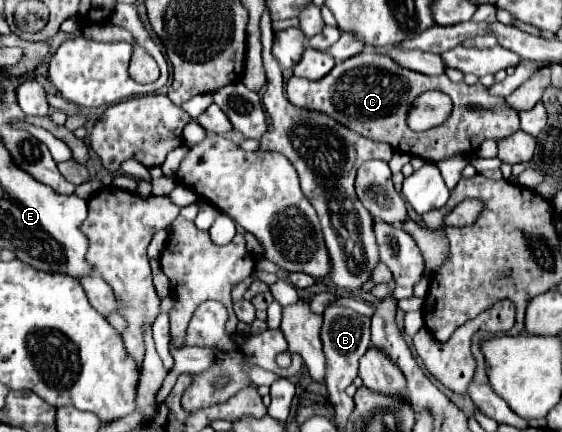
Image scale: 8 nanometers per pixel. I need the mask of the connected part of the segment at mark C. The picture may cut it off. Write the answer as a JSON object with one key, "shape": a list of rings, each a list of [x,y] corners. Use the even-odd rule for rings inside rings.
{"shape":[[[362,52],[358,56],[352,56],[346,62],[336,64],[320,80],[306,80],[306,78],[298,78],[298,76],[290,76],[288,82],[286,82],[286,94],[288,94],[288,100],[292,104],[298,104],[298,106],[310,108],[310,110],[318,110],[318,112],[326,112],[332,120],[338,120],[338,124],[344,124],[346,128],[350,128],[350,130],[354,130],[354,132],[358,132],[358,134],[362,134],[370,140],[390,144],[394,148],[394,152],[420,156],[426,162],[438,162],[438,160],[444,160],[444,158],[454,156],[454,154],[466,154],[466,156],[474,154],[478,150],[478,146],[482,144],[482,140],[486,140],[486,138],[498,140],[498,138],[510,136],[510,134],[520,130],[518,128],[518,114],[504,104],[504,98],[490,96],[486,92],[486,86],[482,86],[480,82],[470,86],[466,82],[452,82],[446,74],[428,76],[428,74],[422,74],[422,72],[414,72],[414,70],[408,70],[408,68],[394,64],[388,56],[376,54],[376,52]],[[422,90],[442,90],[442,92],[446,92],[448,96],[452,96],[454,110],[442,126],[436,126],[436,128],[426,130],[426,132],[412,132],[406,124],[406,112],[410,110],[414,98]]]}

